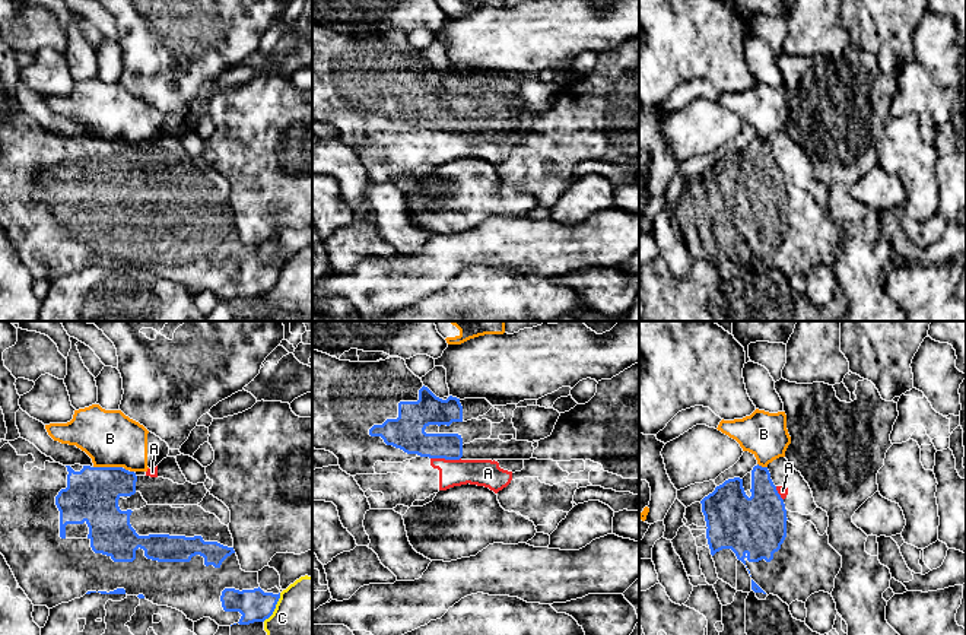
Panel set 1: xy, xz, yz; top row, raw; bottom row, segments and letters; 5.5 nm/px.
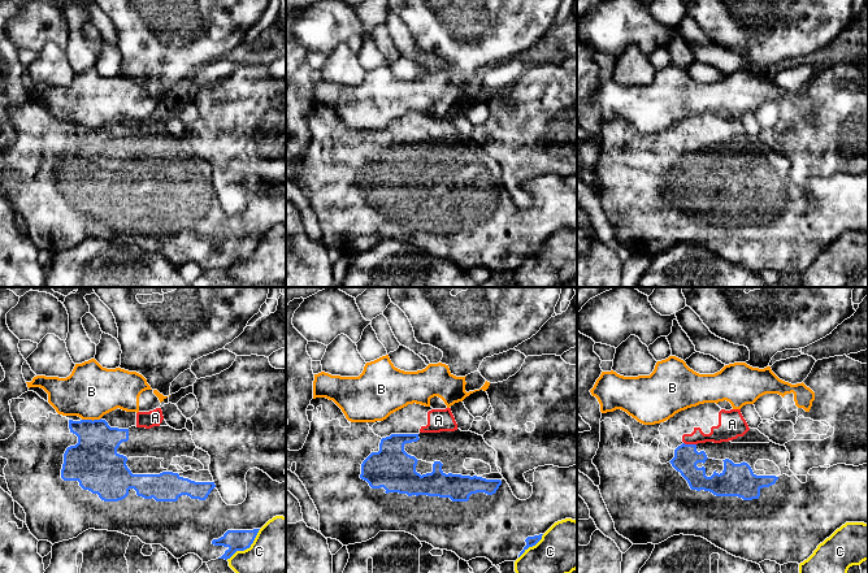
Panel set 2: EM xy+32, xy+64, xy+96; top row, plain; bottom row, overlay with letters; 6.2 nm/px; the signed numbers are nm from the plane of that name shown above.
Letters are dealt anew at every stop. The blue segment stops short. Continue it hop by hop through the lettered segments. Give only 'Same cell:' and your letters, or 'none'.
Same cell: A

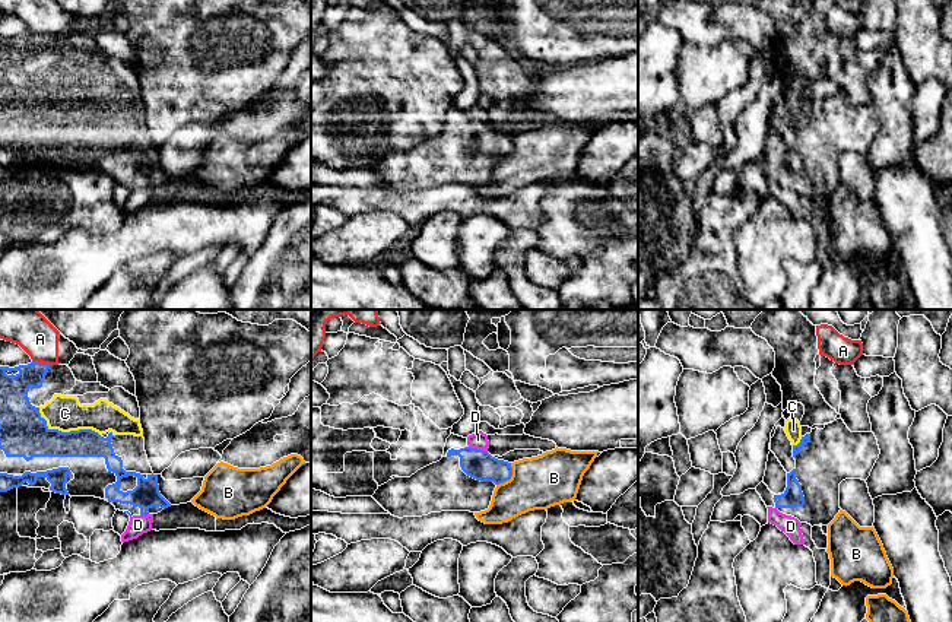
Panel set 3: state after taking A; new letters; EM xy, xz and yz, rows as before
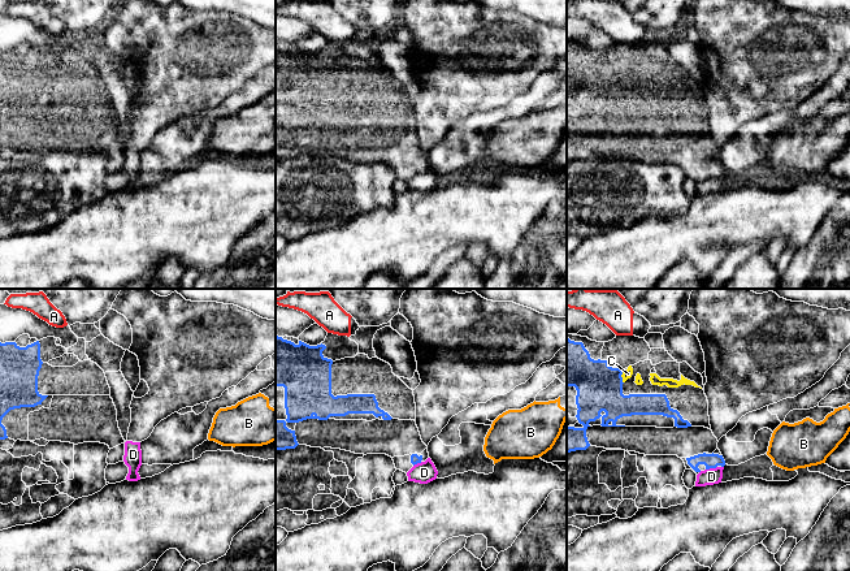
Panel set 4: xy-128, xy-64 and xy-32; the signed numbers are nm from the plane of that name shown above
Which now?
Same cell: C

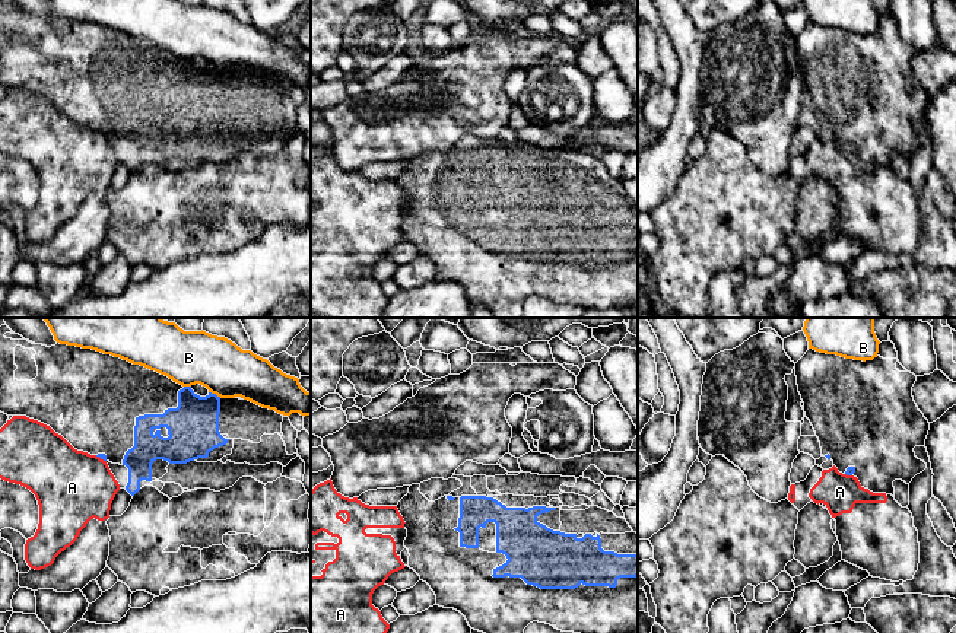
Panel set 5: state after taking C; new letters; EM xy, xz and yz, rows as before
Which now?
Same cell: none

